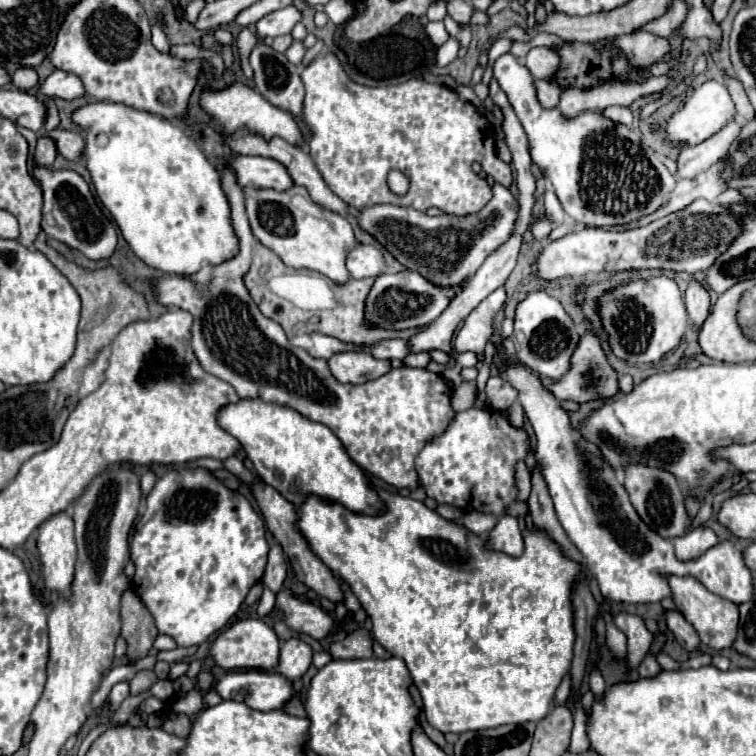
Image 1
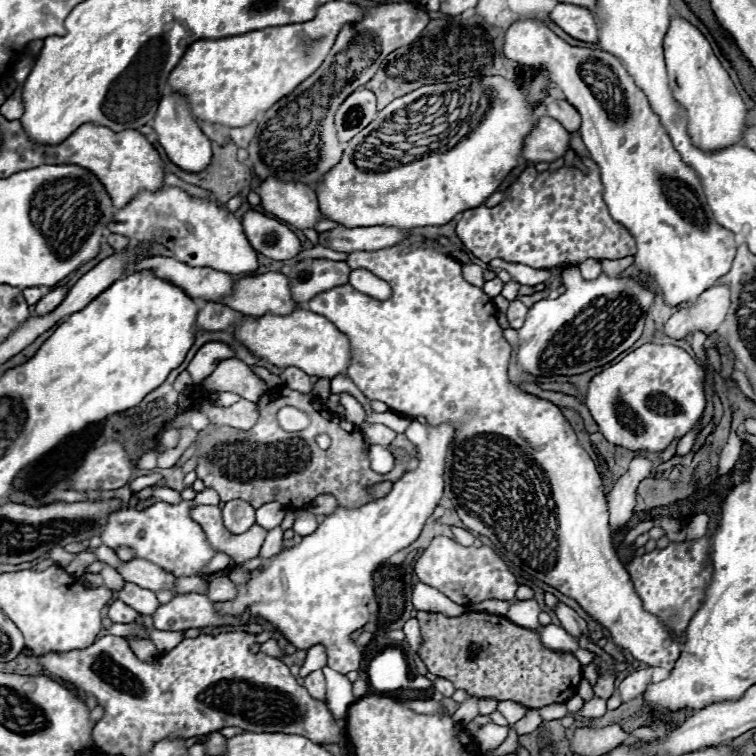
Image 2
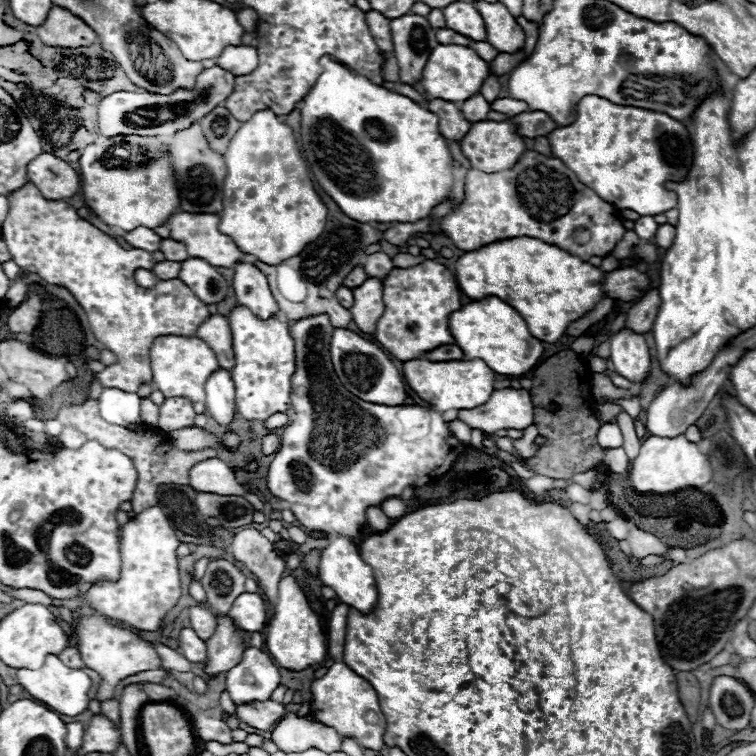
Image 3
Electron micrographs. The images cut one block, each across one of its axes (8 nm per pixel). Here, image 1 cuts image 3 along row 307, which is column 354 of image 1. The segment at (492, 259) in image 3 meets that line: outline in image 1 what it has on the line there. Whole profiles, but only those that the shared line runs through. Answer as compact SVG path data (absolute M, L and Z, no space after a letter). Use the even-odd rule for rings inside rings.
M376 488L380 500L384 502L384 508L380 514L358 514L352 510L346 510L340 502L334 500L326 500L320 496L306 496L306 500L296 506L298 512L298 520L296 526L302 532L302 536L308 540L310 550L332 570L332 574L344 582L360 600L362 608L366 610L366 614L372 620L372 634L374 638L392 654L398 656L406 662L410 676L422 696L422 704L424 704L424 718L430 726L434 726L440 732L454 732L454 734L462 734L468 730L486 730L486 728L494 728L494 726L504 726L504 724L518 724L518 722L538 722L542 720L548 712L550 712L550 704L554 698L554 692L562 680L562 676L568 672L570 662L572 662L572 646L574 646L574 628L572 628L572 606L570 606L570 592L572 592L572 584L576 580L582 578L582 566L568 560L556 542L552 542L544 532L530 532L524 530L524 554L518 558L506 556L502 552L488 552L484 548L484 538L474 536L472 532L468 532L464 526L458 526L456 522L444 520L442 516L438 516L434 510L426 508L424 502L412 500L408 496L400 496L392 490L384 490L384 488Z

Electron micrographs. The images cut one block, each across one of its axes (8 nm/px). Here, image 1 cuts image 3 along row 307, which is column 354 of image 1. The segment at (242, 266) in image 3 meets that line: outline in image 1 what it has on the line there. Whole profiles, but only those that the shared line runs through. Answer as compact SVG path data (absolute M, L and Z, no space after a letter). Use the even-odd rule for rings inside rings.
M358 244L346 256L346 268L352 278L368 278L384 272L384 258L380 250L368 244Z

